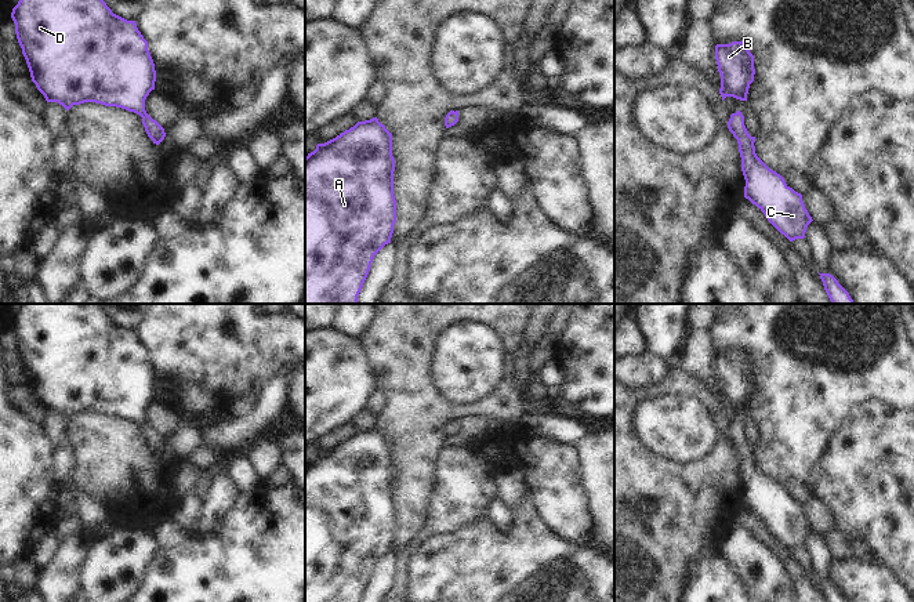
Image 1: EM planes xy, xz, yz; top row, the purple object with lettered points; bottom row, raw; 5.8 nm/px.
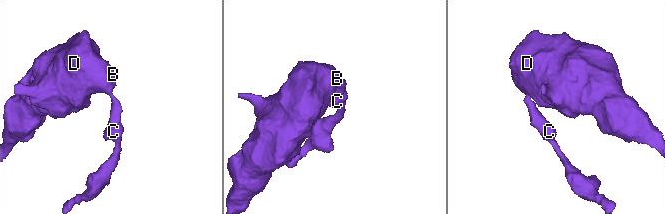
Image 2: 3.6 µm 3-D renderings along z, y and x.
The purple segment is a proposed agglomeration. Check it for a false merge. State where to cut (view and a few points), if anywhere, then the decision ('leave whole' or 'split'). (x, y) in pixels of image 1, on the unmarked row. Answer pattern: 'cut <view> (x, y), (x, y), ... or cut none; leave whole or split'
cut none; leave whole

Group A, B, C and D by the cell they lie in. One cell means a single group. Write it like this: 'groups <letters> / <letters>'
groups A B C D

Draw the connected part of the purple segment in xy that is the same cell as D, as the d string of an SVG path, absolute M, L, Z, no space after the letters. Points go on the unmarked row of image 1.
M22 304L12 318L11 327L32 391L47 411L58 411L66 420L84 411L121 417L142 427L145 440L153 453L159 454L164 449L164 438L145 420L145 409L155 399L156 380L148 351L135 330L113 323L98 304Z

